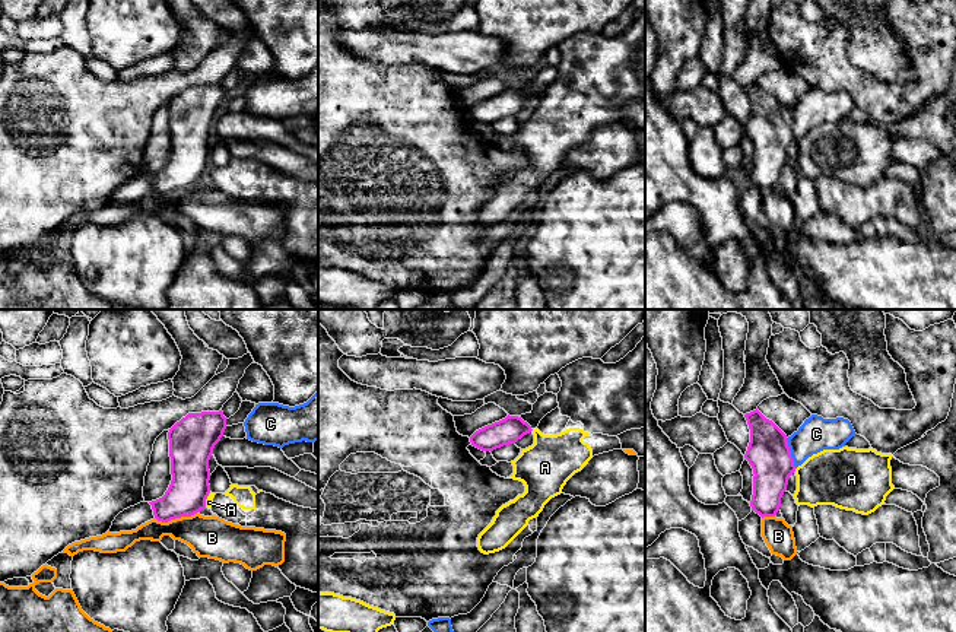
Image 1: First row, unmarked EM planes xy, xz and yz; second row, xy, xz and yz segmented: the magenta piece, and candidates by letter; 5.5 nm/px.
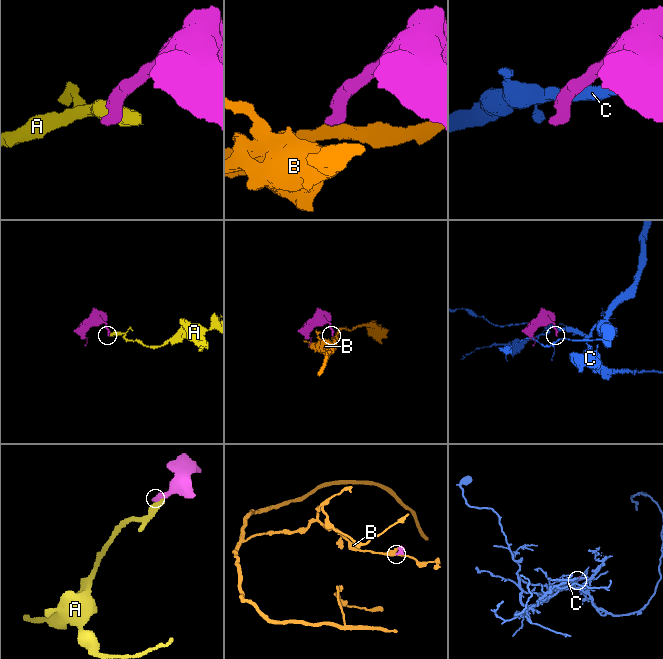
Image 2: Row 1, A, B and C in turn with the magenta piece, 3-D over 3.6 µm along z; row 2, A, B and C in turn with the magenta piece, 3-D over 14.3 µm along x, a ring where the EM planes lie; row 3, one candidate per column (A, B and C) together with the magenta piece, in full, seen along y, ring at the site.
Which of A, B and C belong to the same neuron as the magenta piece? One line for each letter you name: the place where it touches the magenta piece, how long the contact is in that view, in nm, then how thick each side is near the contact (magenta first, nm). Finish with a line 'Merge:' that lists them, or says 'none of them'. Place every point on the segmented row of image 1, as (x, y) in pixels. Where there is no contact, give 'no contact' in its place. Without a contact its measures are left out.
Merge: none of them

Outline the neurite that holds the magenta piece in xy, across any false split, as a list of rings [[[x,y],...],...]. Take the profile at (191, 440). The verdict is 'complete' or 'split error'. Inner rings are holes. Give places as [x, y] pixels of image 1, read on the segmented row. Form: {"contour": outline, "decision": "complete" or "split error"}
{"contour": [[[222,410],[188,413],[169,429],[172,480],[162,498],[149,502],[158,521],[191,517],[206,508],[209,460],[225,429]]], "decision": "complete"}

